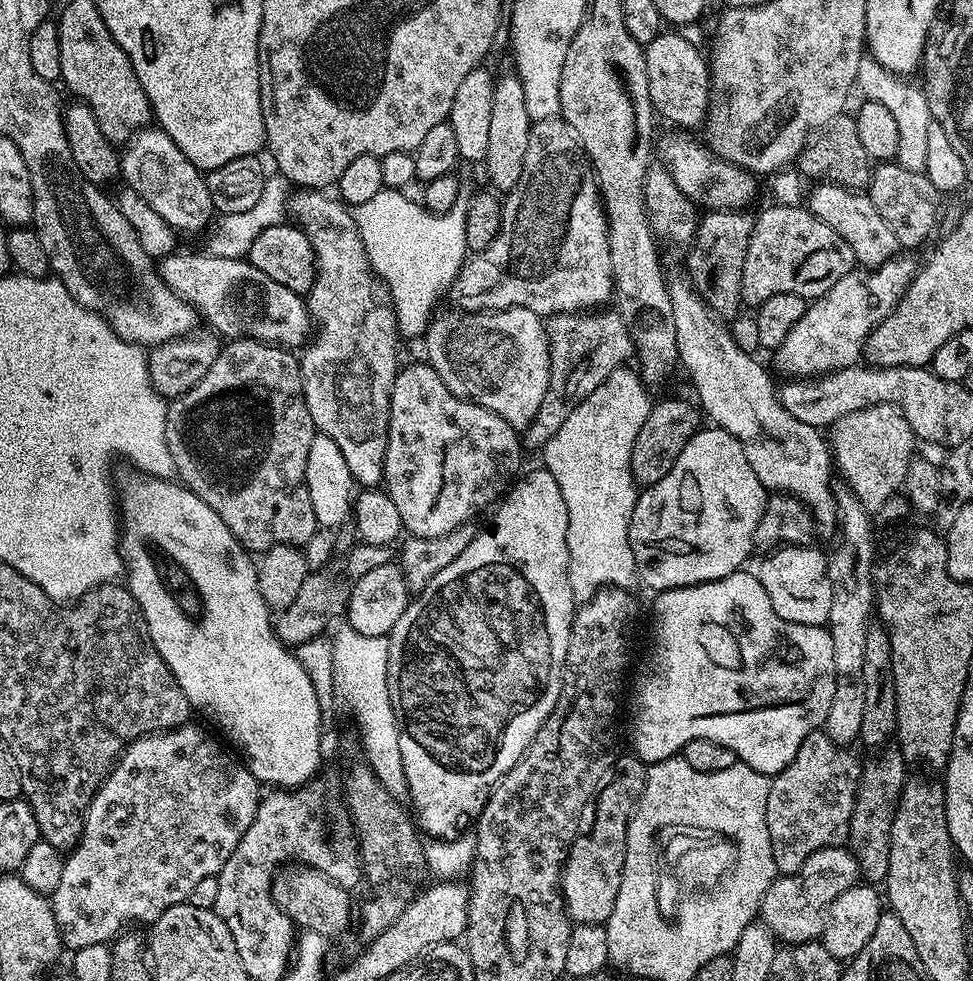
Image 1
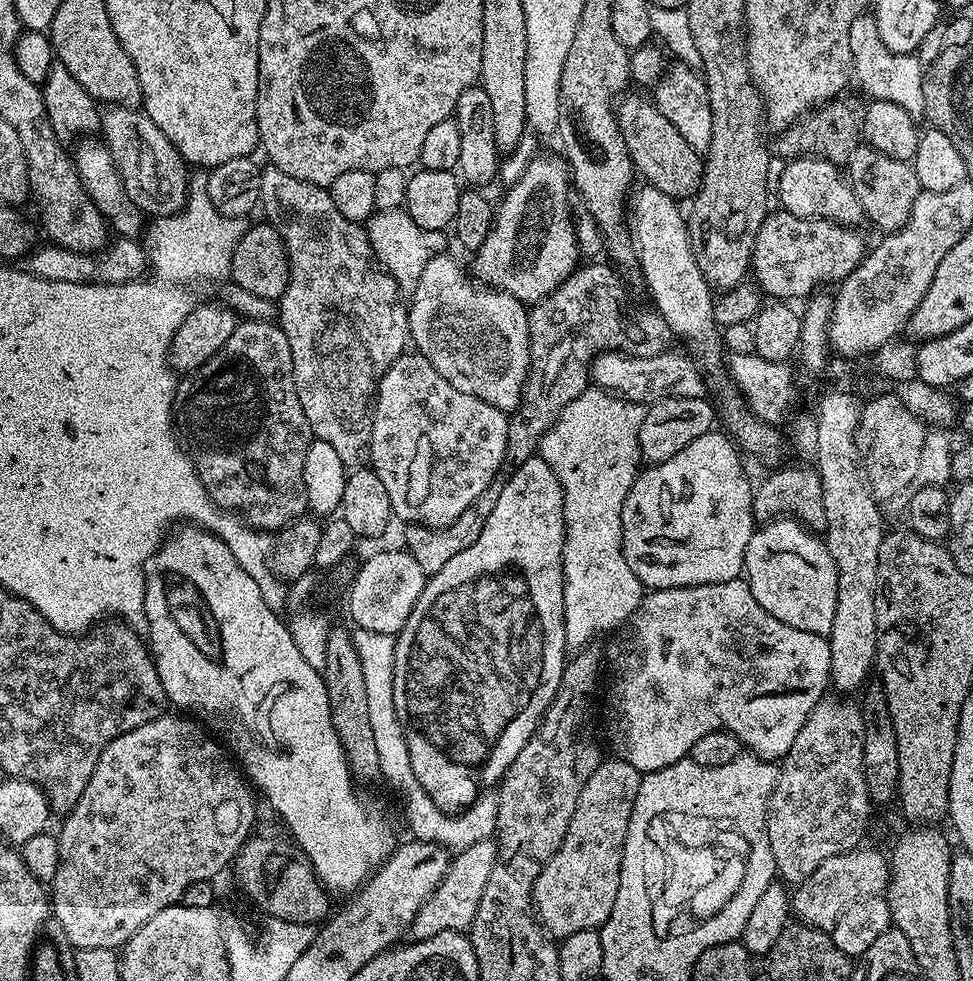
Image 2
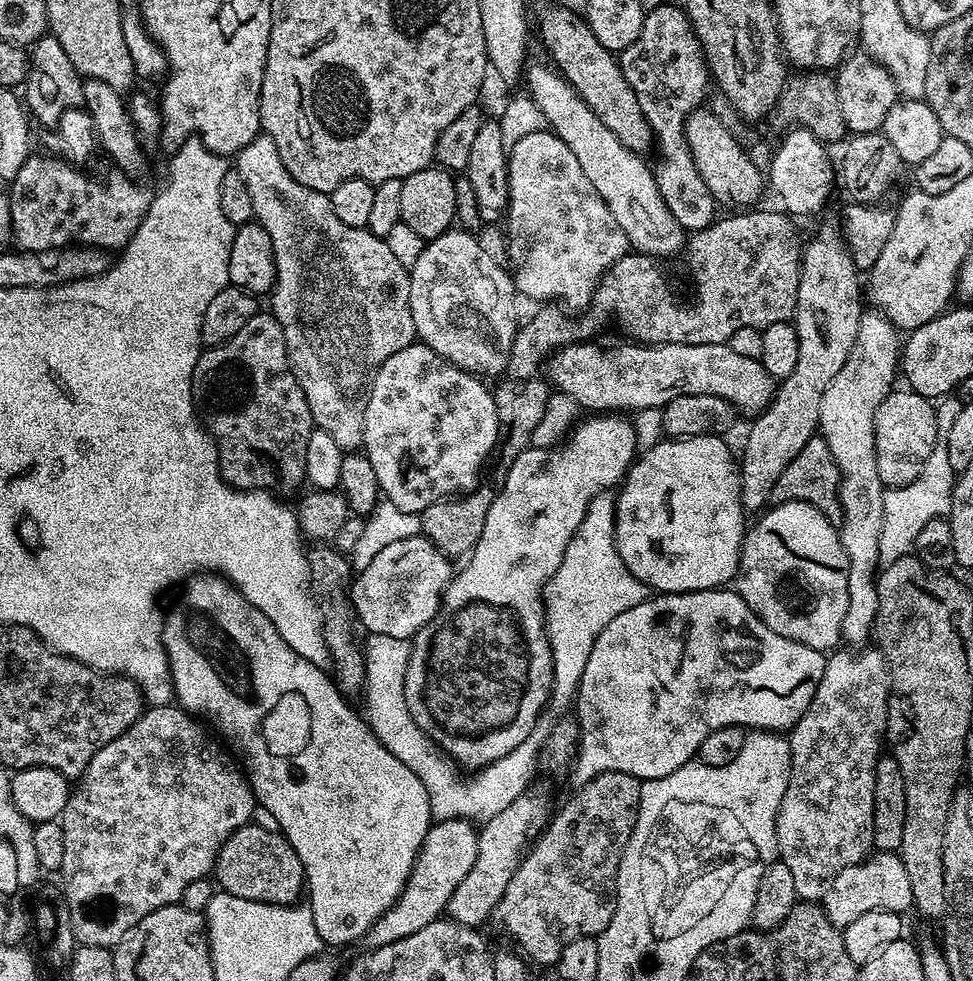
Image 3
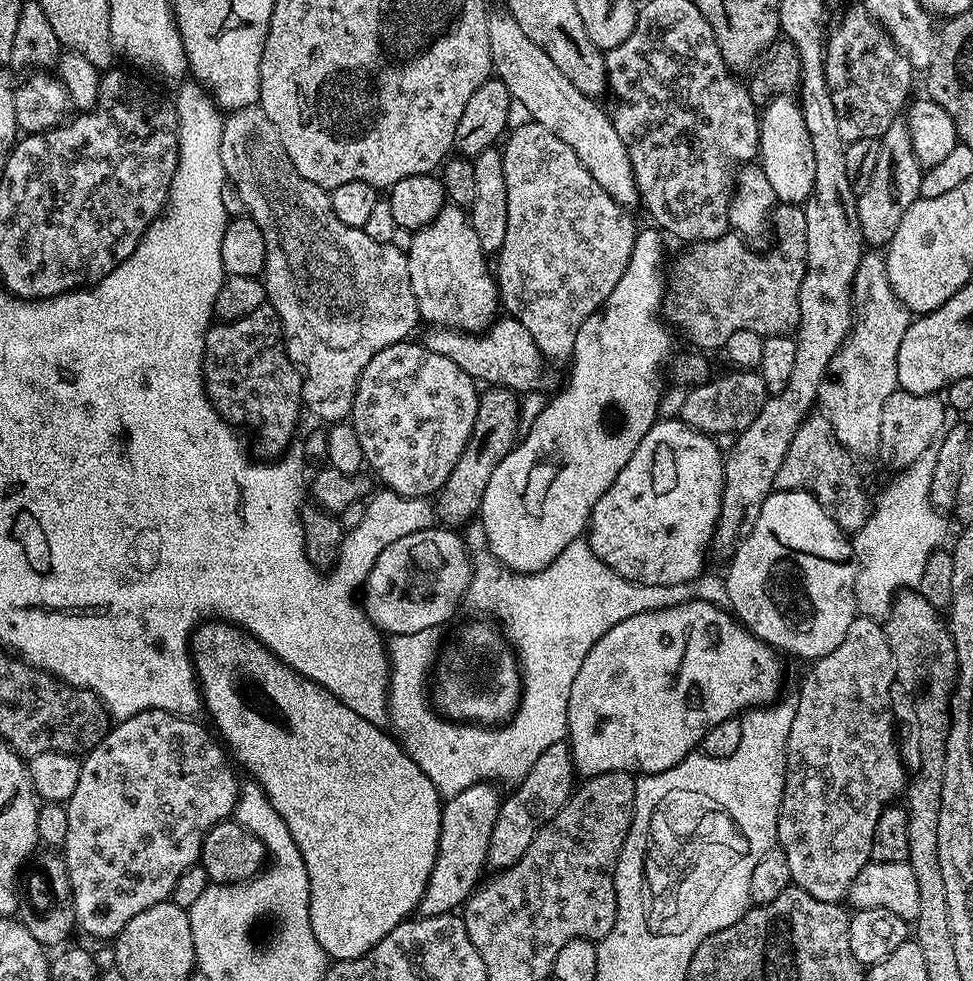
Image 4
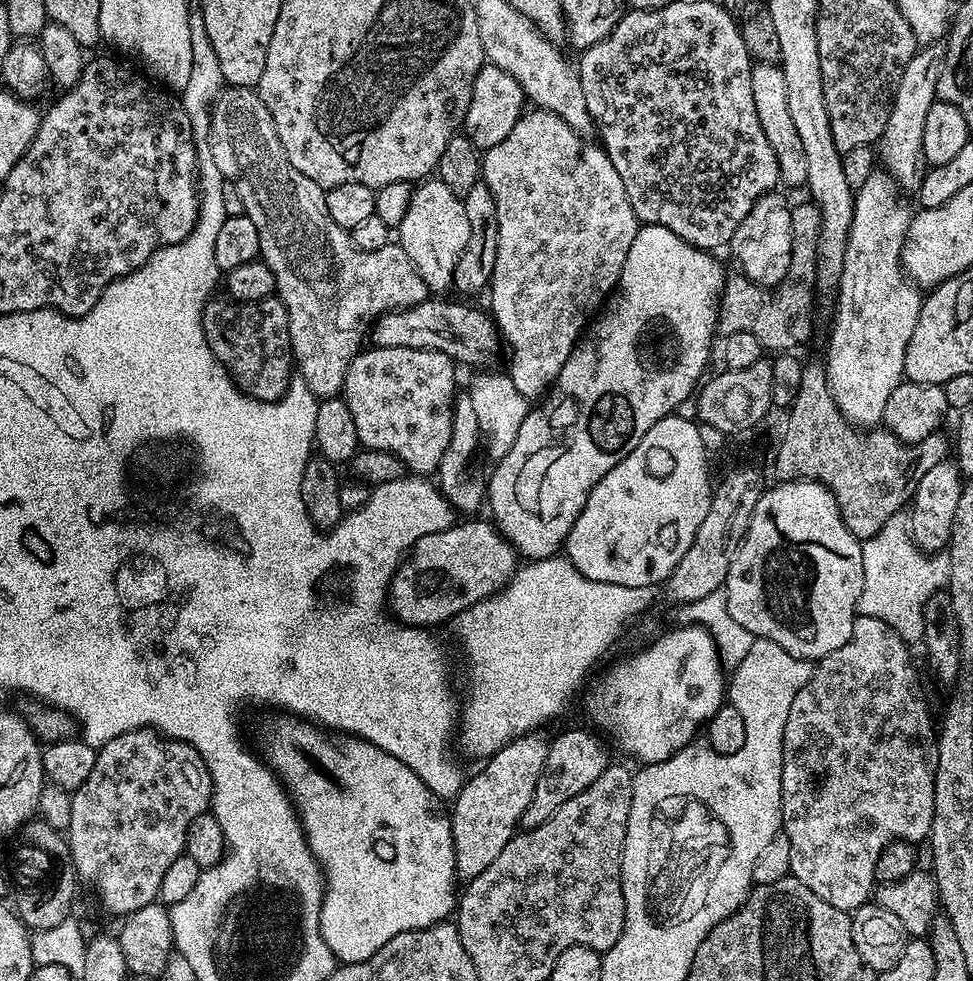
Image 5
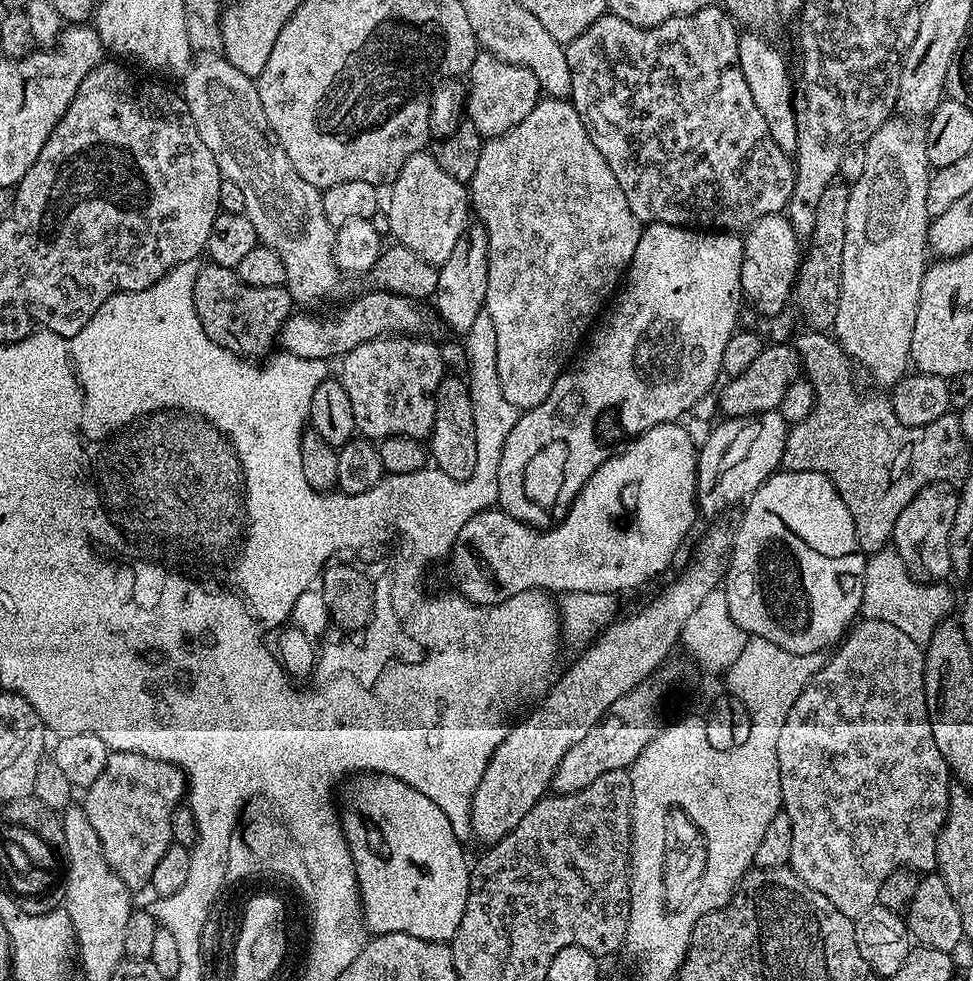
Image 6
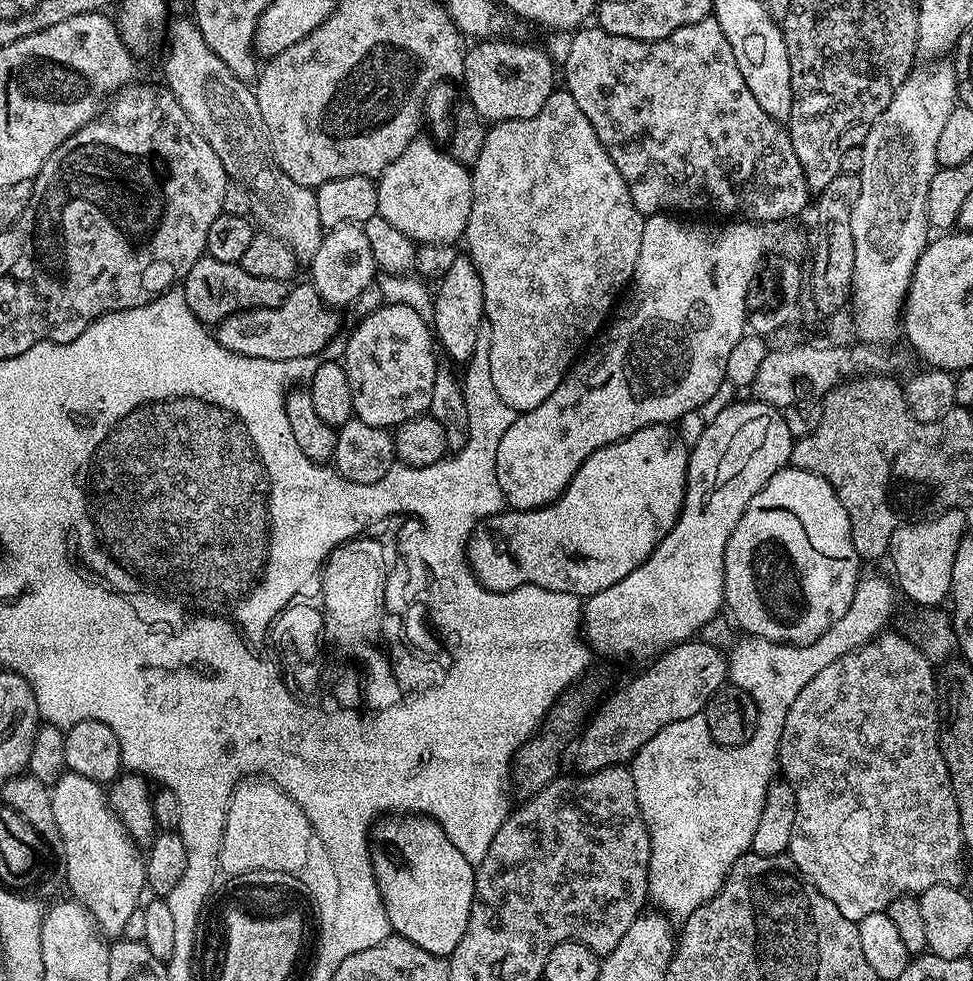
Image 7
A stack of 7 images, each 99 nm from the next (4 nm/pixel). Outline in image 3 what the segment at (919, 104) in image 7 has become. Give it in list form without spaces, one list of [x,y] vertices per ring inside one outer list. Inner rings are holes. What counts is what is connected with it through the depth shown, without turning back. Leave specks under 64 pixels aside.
[[[875,310],[861,311],[858,322],[858,338],[854,338],[854,346],[850,350],[850,358],[838,374],[826,386],[826,394],[822,394],[820,407],[819,435],[824,437],[826,446],[830,446],[830,454],[834,454],[834,462],[840,471],[840,501],[842,502],[842,522],[838,526],[840,541],[848,555],[848,601],[846,602],[846,618],[842,618],[842,640],[848,646],[864,646],[873,639],[878,614],[878,590],[876,577],[881,567],[878,554],[878,542],[882,538],[882,502],[886,485],[878,478],[878,462],[874,454],[874,414],[878,414],[878,406],[882,406],[882,398],[893,391],[892,384],[898,380],[898,365],[902,355],[902,340],[895,324],[891,324],[881,312]]]

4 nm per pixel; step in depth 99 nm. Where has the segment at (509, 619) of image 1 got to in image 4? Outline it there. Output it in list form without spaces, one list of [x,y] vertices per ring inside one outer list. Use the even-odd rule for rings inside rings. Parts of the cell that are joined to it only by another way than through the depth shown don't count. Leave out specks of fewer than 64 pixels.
[[[647,227],[637,231],[630,262],[626,262],[618,286],[610,290],[610,298],[578,326],[578,338],[574,338],[570,357],[572,373],[568,376],[568,385],[544,409],[541,407],[537,411],[530,421],[532,429],[525,436],[523,433],[510,454],[498,462],[494,474],[490,474],[486,494],[482,494],[478,517],[486,528],[489,551],[513,573],[531,574],[550,566],[570,542],[585,535],[598,498],[610,490],[614,478],[622,474],[622,466],[634,458],[638,442],[646,438],[658,419],[660,397],[666,388],[660,381],[660,371],[663,368],[665,371],[673,355],[673,333],[662,319],[666,287],[665,237],[655,227]],[[468,624],[445,652],[443,649],[434,668],[434,674],[438,676],[436,685],[433,688],[431,685],[430,688],[431,703],[441,717],[469,724],[499,726],[511,720],[516,713],[516,708],[520,705],[522,673],[515,651],[510,650],[505,633],[497,628],[491,628],[488,624]]]

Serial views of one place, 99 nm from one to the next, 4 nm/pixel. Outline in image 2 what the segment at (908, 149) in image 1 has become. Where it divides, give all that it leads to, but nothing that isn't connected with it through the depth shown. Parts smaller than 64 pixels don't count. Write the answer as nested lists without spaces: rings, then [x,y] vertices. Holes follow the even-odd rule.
[[[865,14],[854,18],[854,26],[850,26],[850,54],[855,83],[860,83],[872,100],[894,102],[911,116],[924,116],[920,57],[910,52],[891,52],[878,30],[875,15]]]

